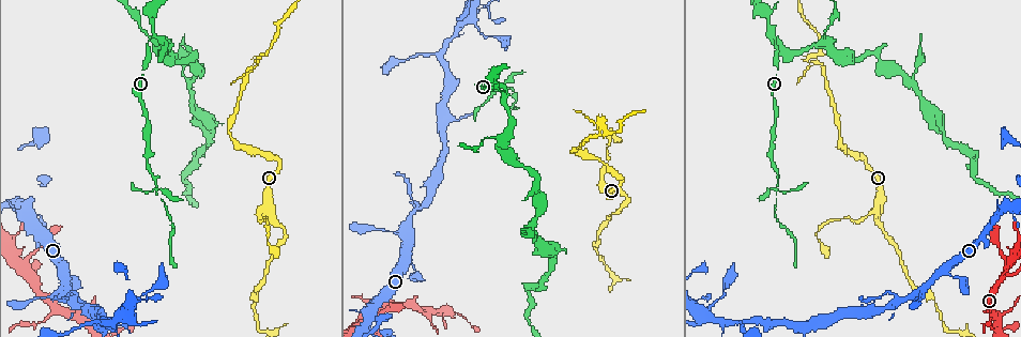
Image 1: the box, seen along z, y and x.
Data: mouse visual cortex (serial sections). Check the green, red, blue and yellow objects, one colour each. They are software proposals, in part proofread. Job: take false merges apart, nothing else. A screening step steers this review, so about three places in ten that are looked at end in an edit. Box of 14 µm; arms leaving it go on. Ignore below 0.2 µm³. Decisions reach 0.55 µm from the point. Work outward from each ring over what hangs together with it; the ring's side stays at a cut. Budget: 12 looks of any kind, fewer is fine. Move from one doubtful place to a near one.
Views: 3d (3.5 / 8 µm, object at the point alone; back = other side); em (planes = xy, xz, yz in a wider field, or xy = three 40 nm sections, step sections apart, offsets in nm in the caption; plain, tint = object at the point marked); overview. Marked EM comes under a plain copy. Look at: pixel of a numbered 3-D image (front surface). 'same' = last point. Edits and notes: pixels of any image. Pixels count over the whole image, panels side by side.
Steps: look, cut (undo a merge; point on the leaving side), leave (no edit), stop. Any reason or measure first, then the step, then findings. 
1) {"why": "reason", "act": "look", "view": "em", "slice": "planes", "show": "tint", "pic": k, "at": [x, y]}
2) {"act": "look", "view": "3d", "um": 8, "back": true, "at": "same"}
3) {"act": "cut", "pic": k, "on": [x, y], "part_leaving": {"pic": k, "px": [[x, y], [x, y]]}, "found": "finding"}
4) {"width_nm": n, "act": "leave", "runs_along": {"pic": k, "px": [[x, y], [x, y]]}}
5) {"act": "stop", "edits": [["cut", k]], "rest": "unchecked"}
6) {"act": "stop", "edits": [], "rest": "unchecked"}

{"why": "sharp bend", "act": "look", "view": "3d", "um": 3.5, "pic": 1, "at": [155, 36]}

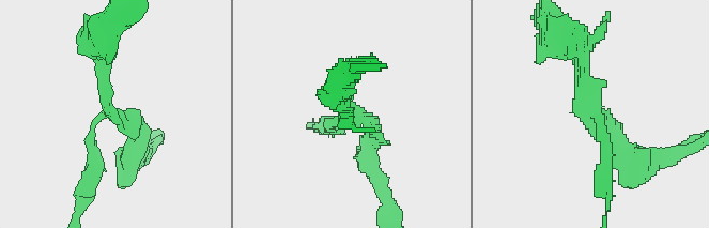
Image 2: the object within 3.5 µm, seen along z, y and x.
{"arms": 3, "arm_widths_nm": [200, 200, 200], "act": "look", "view": "em", "slice": "planes", "show": "tint", "pic": 2, "at": [104, 115]}

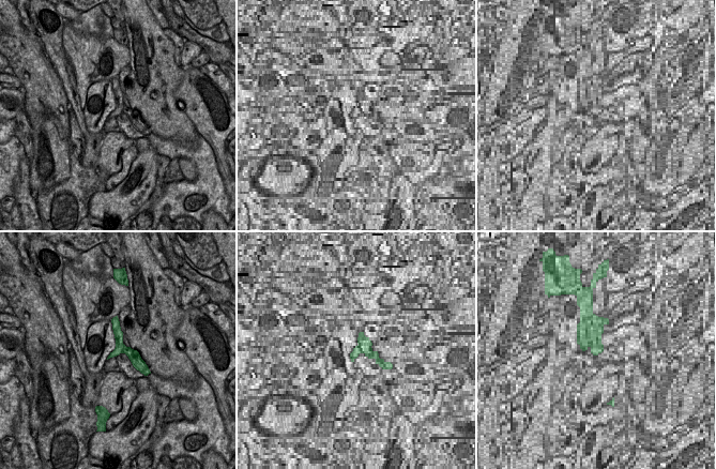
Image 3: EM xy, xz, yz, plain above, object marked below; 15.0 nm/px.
{"width_nm": 160, "act": "leave", "runs_along": {"pic": 3, "px": [[115, 320], [119, 343], [145, 369]]}, "found": "one cell here"}

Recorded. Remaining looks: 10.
{"why": "arms part here", "act": "look", "view": "3d", "um": 8, "pic": 1, "at": [508, 139]}

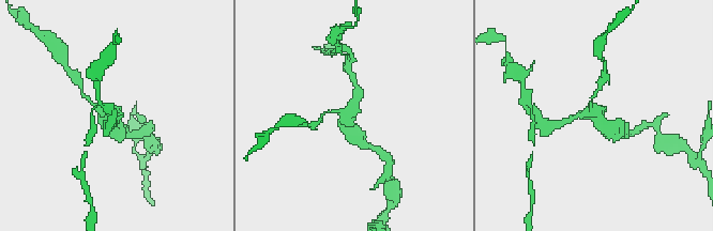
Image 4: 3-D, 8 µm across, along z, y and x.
{"why": "zoom in", "act": "look", "view": "3d", "um": 3.5, "pic": 4, "at": [592, 112]}

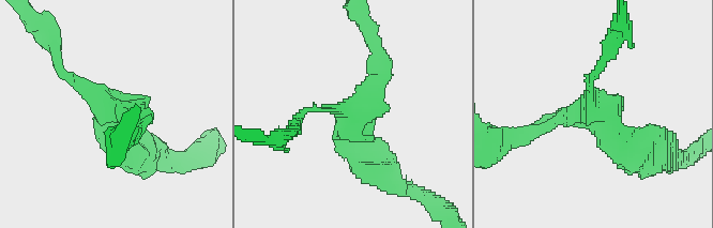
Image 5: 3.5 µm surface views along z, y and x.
{"arms": 3, "arm_widths_nm": [100, 200, 350], "act": "look", "view": "em", "slice": "xy", "step": 5, "show": "tint", "pic": 5, "at": [366, 110]}

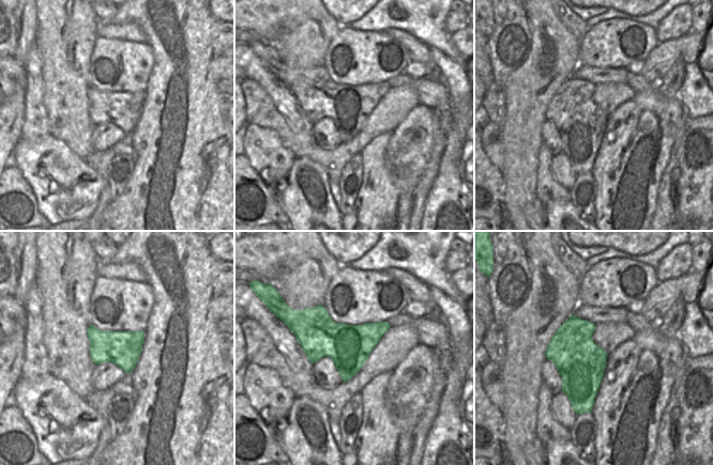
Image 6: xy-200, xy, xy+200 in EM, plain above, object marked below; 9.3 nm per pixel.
{"act": "leave", "runs_along": {"pic": 5, "px": [[527, 133], [597, 114], [636, 156]]}, "found": "one cell here"}

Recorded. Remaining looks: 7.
{"act": "look", "view": "3d", "um": 3.5, "pic": 1, "at": [34, 273]}

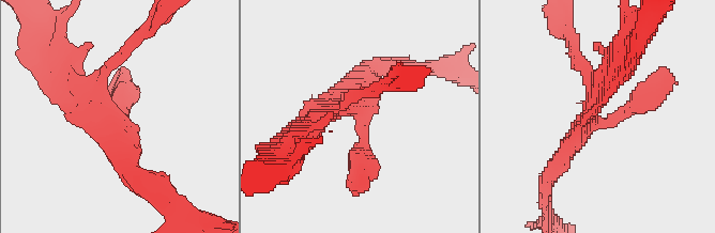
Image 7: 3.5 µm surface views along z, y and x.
{"act": "look", "view": "em", "slice": "xy", "step": 5, "show": "tint", "pic": 7, "at": [112, 121]}

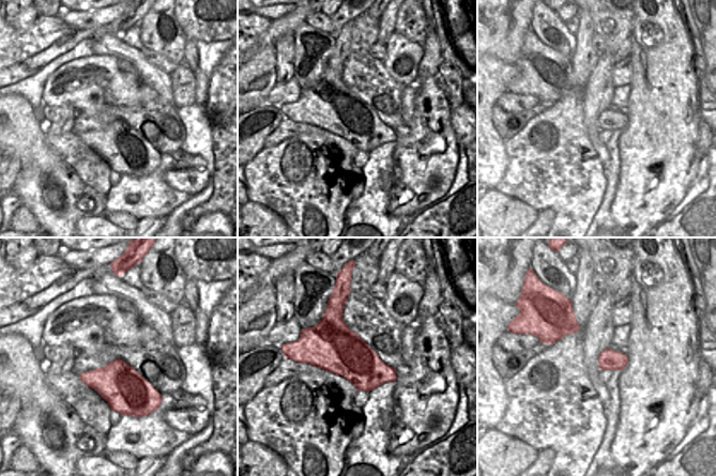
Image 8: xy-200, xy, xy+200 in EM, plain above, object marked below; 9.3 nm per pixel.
{"act": "leave", "runs_along": {"pic": 7, "px": [[139, 179], [112, 123], [66, 74]]}, "found": "continuous, no second cell"}

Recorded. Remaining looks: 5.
{"act": "look", "view": "3d", "um": 8, "pic": 1, "at": [110, 322]}

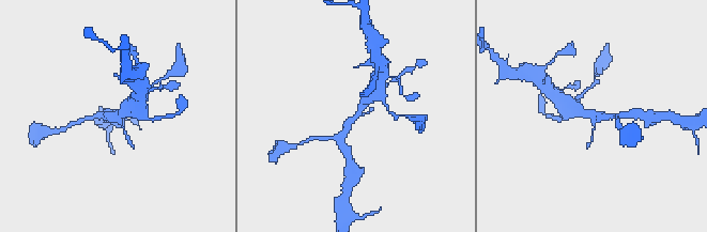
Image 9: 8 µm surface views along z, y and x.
{"why": "closer look", "act": "look", "view": "3d", "um": 3.5, "pic": 9, "at": [356, 113]}

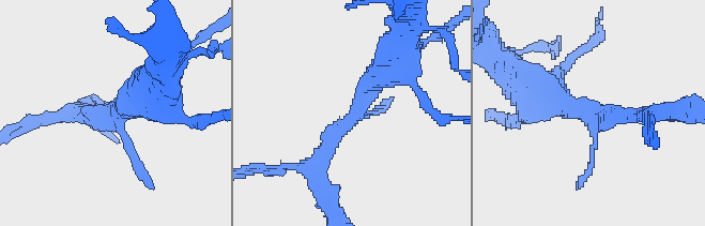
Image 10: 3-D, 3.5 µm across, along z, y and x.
{"act": "look", "view": "em", "slice": "xy", "step": 1, "show": "tint", "pic": 10, "at": [354, 114]}

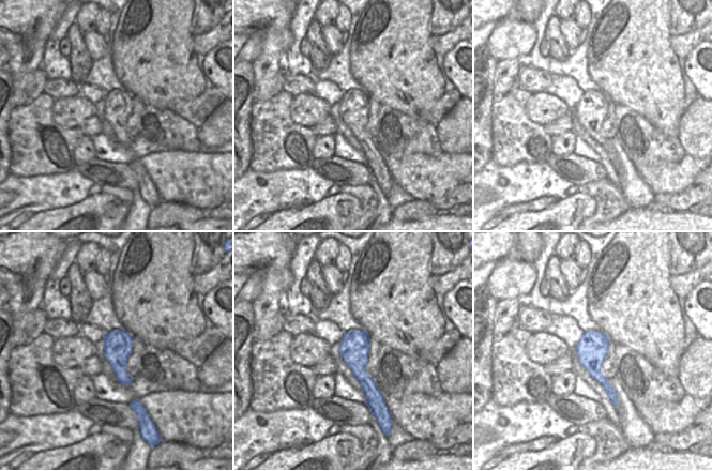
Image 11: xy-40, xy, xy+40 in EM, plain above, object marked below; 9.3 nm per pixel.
{"act": "leave", "runs_along": {"pic": 10, "px": [[318, 171], [367, 87], [397, 71]]}, "found": "all the same cell"}

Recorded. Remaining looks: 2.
{"act": "stop", "edits": [], "rest": "unchecked"}

